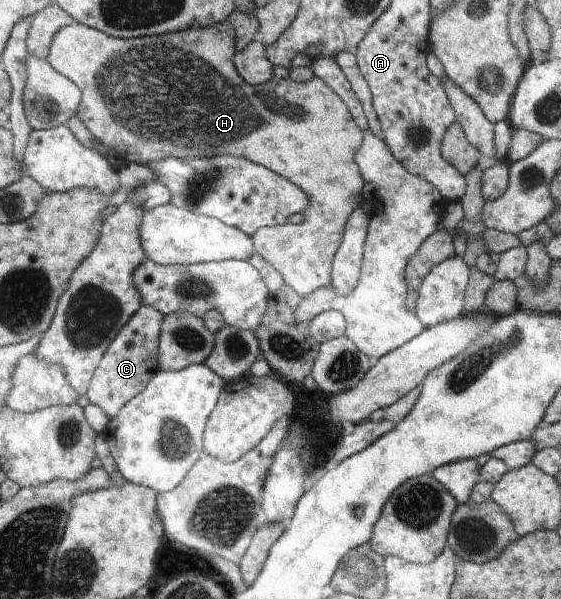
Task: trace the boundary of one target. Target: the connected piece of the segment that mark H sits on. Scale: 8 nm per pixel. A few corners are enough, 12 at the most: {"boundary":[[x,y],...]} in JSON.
{"boundary":[[226,20],[47,62],[123,162],[230,155],[309,196],[253,247],[331,284],[363,132],[323,80],[249,85]]}

